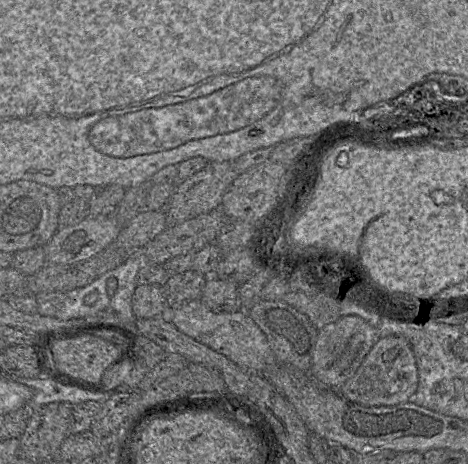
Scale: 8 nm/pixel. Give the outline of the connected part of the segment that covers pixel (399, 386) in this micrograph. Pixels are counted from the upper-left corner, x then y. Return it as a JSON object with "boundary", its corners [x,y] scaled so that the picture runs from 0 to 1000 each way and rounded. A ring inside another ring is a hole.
{"boundary":[[[861,724],[812,726],[754,813],[720,836],[748,866],[784,875],[844,875],[878,864],[893,836],[893,795],[874,735]]]}

